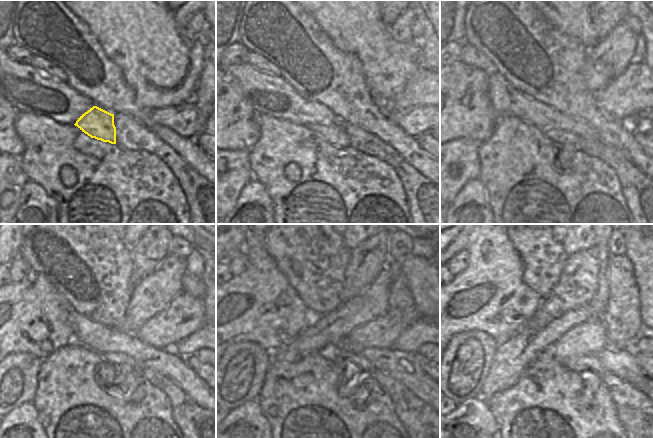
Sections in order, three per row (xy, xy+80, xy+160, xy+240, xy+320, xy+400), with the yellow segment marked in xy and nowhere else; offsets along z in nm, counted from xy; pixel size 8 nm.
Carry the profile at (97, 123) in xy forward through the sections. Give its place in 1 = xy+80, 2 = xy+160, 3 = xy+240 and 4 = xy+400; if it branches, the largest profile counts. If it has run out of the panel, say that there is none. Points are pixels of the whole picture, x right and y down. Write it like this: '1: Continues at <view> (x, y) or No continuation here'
1: Continues at xy+80 (334, 134)
2: Continues at xy+160 (560, 136)
3: Continues at xy+240 (128, 363)
4: Continues at xy+400 (591, 371)

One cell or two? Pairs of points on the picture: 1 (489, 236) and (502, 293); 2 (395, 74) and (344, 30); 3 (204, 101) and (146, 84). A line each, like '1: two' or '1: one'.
1: one
2: one
3: two

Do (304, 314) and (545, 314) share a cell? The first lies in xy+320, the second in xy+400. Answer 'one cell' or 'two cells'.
two cells

